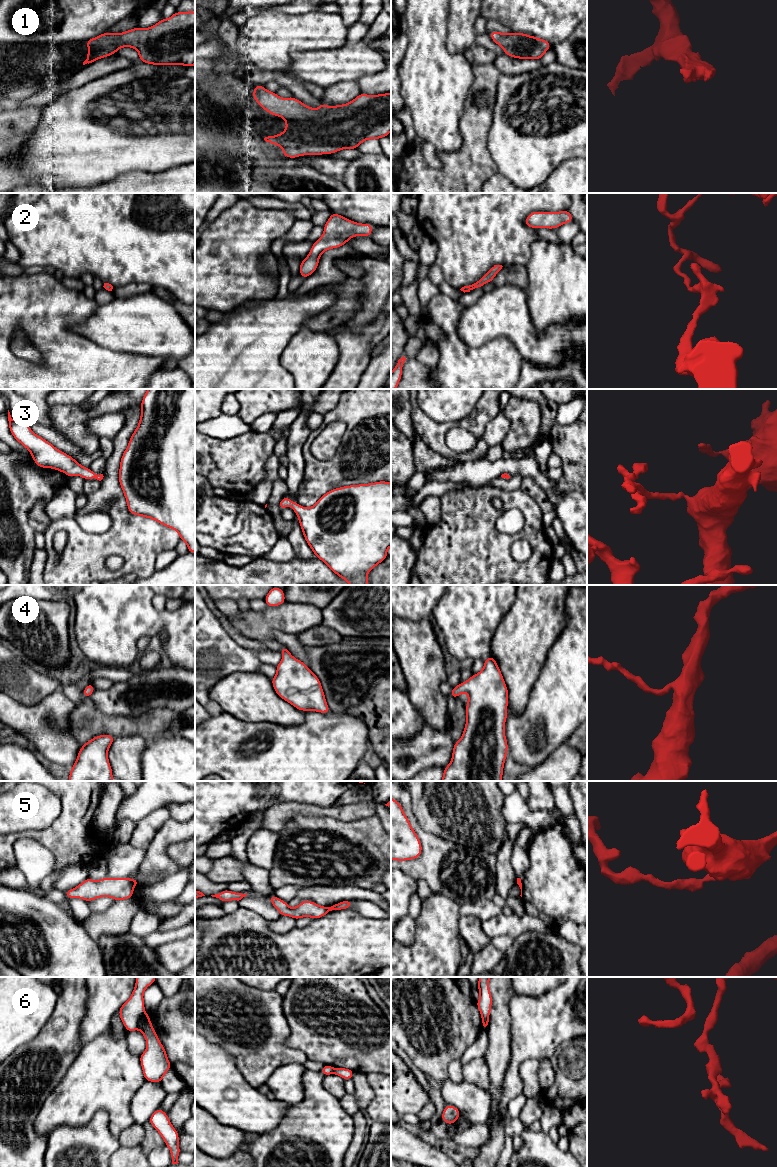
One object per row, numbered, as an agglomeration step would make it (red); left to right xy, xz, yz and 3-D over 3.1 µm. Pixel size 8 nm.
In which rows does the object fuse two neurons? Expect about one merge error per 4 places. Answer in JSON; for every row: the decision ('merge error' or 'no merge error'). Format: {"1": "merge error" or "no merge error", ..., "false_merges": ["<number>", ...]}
{"1": "no merge error", "2": "no merge error", "3": "no merge error", "4": "no merge error", "5": "merge error", "6": "merge error", "false_merges": ["5", "6"]}

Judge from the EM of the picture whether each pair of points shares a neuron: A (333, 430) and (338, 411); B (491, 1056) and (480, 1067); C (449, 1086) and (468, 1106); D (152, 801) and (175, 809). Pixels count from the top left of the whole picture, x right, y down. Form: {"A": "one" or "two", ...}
{"A": "two", "B": "two", "C": "one", "D": "two"}

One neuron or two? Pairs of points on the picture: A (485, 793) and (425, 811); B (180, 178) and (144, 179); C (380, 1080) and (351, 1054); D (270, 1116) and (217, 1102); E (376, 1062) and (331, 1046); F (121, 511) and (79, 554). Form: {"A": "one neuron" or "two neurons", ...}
{"A": "one neuron", "B": "one neuron", "C": "two neurons", "D": "one neuron", "E": "one neuron", "F": "one neuron"}

